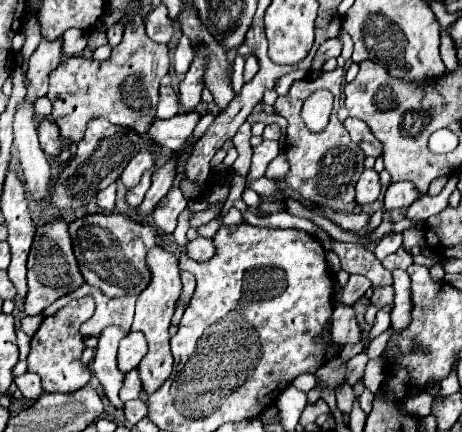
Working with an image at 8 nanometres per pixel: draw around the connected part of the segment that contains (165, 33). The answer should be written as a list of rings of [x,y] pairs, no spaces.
[[[159,4],[155,10],[151,10],[145,18],[145,30],[147,30],[147,36],[153,40],[153,42],[169,42],[171,36],[173,36],[173,22],[167,14],[167,6]]]

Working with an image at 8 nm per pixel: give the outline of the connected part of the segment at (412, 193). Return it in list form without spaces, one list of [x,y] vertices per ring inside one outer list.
[[[397,182],[397,184],[389,184],[387,192],[385,192],[385,208],[393,210],[393,208],[407,208],[411,206],[417,198],[421,198],[421,192],[417,192],[417,188],[409,182]]]

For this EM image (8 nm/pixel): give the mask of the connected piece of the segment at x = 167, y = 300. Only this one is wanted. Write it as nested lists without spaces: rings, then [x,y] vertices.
[[[153,248],[147,256],[147,264],[151,268],[153,278],[151,278],[149,288],[145,288],[145,292],[141,292],[139,298],[137,298],[135,320],[133,320],[131,330],[143,332],[147,342],[149,342],[149,352],[141,360],[137,370],[139,370],[143,390],[147,394],[153,394],[155,390],[161,388],[161,384],[169,378],[169,374],[173,370],[173,356],[171,356],[171,350],[169,350],[169,326],[171,326],[171,318],[175,314],[175,302],[179,298],[181,280],[179,280],[177,258],[171,252],[165,252],[163,248]]]

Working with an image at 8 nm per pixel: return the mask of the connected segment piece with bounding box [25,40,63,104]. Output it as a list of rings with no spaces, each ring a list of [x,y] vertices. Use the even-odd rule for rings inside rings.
[[[43,40],[39,44],[39,48],[29,58],[29,68],[27,68],[27,82],[29,82],[29,86],[27,86],[25,100],[29,100],[33,104],[37,98],[47,96],[49,74],[51,74],[51,70],[57,68],[61,58],[63,58],[63,54],[61,54],[61,40],[57,40],[53,44]]]

